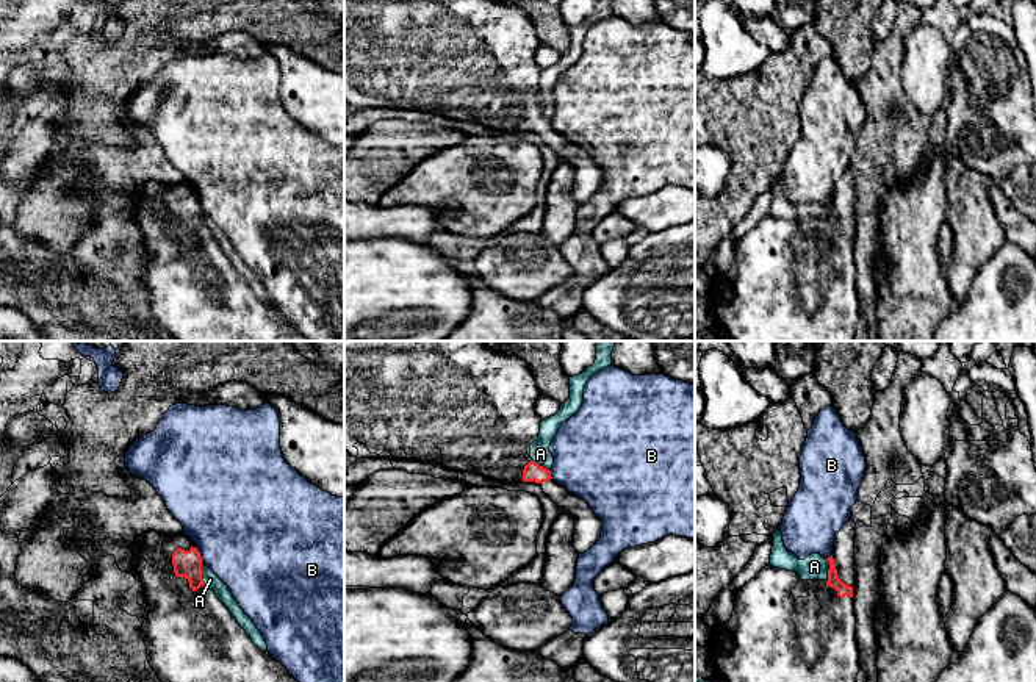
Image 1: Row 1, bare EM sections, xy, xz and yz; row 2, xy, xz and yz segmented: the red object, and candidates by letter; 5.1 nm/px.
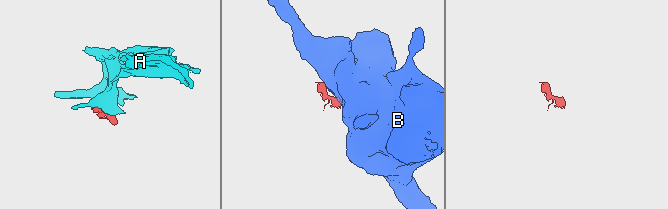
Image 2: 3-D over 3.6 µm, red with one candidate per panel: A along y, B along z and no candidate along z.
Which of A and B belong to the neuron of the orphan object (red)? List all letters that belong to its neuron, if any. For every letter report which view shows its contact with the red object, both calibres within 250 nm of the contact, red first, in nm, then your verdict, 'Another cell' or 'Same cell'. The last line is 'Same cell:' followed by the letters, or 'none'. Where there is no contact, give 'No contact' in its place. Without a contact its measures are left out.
A: Touches red in xy. Thickness 140 nm (red) against 80 nm. Another cell
B: Touches red in xy. Thickness 140 nm (red) against 480 nm. Another cell
Same cell: none

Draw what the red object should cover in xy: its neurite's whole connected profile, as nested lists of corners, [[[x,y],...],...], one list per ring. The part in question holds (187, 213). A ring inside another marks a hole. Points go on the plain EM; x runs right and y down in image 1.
[[[141,183],[133,216],[147,246],[141,286],[147,310],[163,333],[175,341],[307,341],[280,311],[252,293],[214,241],[205,236],[200,202],[186,183]]]

